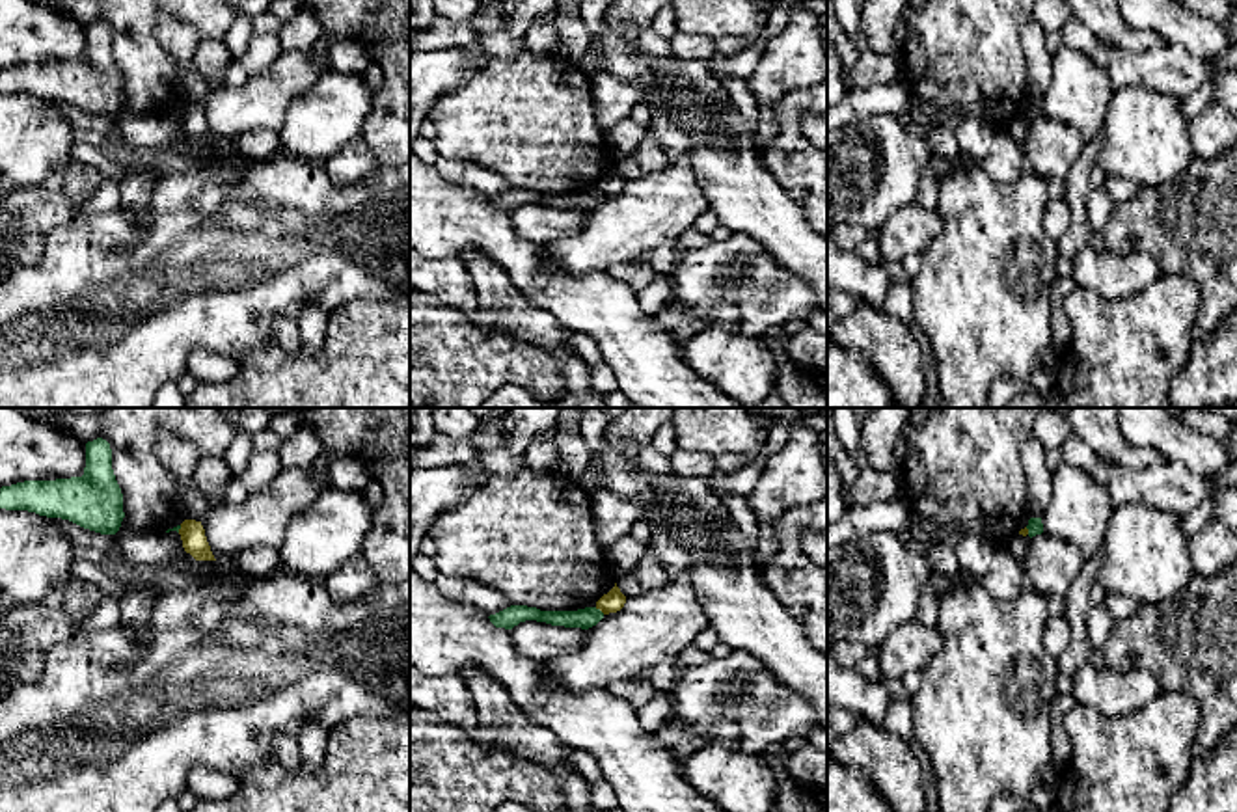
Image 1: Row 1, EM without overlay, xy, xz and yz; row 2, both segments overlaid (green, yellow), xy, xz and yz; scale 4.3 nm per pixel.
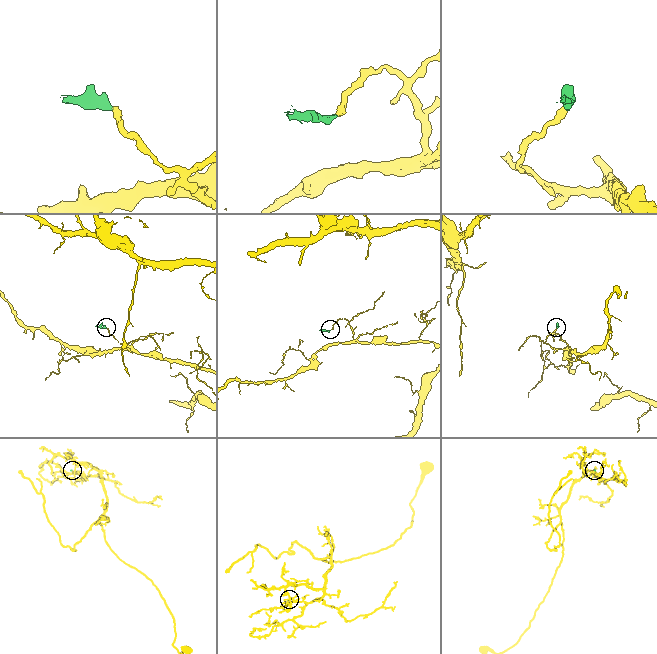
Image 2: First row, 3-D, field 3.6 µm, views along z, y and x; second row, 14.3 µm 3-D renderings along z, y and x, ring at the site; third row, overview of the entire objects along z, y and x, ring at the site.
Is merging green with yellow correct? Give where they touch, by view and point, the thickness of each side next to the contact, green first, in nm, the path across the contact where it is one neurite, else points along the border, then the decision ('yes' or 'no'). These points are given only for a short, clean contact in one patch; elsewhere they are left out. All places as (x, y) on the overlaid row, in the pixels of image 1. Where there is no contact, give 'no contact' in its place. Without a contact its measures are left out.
xz (598, 609) | 90/90 nm | along xz (595, 608), (604, 613) | no

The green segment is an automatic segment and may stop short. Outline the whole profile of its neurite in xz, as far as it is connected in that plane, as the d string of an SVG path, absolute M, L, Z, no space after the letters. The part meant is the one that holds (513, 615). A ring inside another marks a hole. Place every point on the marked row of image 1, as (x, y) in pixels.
M510 605L496 615L490 615L488 618L496 628L505 628L505 629L512 629L514 626L525 620L589 629L604 618L604 613L596 607L585 607L578 611L540 611L537 607L527 607L527 605Z

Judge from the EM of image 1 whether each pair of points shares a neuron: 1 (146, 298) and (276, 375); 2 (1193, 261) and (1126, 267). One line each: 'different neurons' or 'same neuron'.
1: different neurons
2: different neurons

